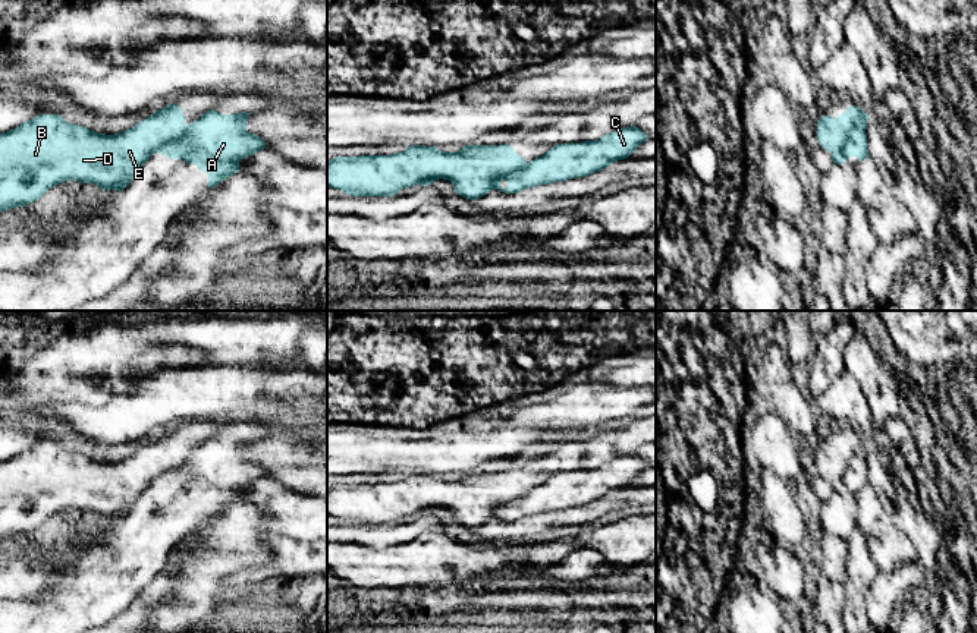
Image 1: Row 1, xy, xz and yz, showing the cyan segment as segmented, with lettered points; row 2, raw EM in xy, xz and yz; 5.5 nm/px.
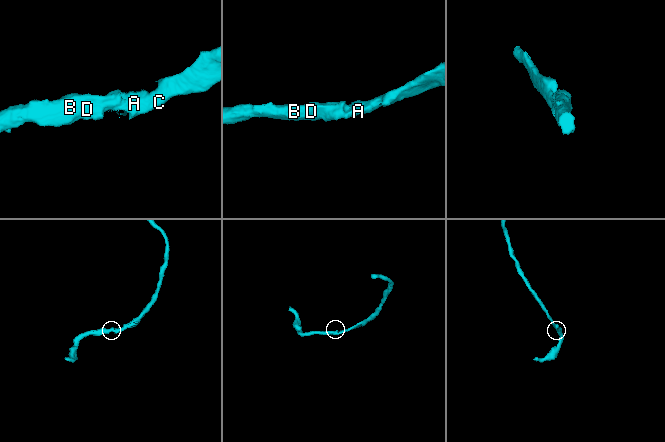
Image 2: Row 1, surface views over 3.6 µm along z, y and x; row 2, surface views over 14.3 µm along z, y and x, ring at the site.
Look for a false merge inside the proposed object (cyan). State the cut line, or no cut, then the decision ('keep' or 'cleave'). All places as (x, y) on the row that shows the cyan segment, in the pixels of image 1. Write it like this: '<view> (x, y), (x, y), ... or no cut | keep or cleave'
yz (867, 117), (861, 119), (851, 129), (844, 145), (832, 156) | cleave

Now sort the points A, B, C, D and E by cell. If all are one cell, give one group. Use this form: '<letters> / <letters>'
A C / B D E

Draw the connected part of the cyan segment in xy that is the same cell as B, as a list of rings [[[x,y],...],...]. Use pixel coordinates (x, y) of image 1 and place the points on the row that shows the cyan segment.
[[[169,104],[114,135],[40,114],[0,133],[0,211],[25,207],[66,180],[123,190],[139,167],[186,129],[183,111]]]

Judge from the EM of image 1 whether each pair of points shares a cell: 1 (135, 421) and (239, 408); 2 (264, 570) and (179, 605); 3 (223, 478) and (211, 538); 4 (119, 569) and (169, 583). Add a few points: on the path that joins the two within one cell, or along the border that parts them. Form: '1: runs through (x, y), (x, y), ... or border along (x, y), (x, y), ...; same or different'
1: runs through (162, 405), (213, 405); same
2: border along (272, 560), (239, 570); different
3: border along (238, 498), (195, 529); different
4: border along (166, 567), (157, 575); different

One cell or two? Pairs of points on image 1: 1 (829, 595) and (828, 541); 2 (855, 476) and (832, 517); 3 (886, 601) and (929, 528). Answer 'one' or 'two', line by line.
1: one
2: one
3: two

